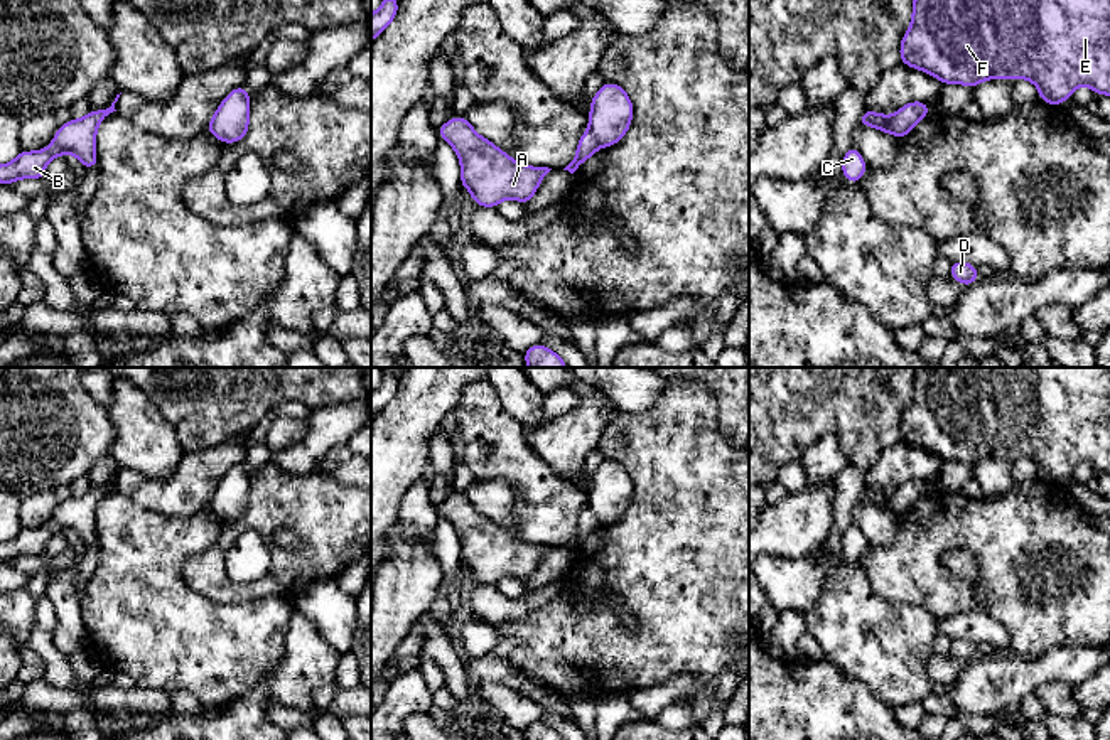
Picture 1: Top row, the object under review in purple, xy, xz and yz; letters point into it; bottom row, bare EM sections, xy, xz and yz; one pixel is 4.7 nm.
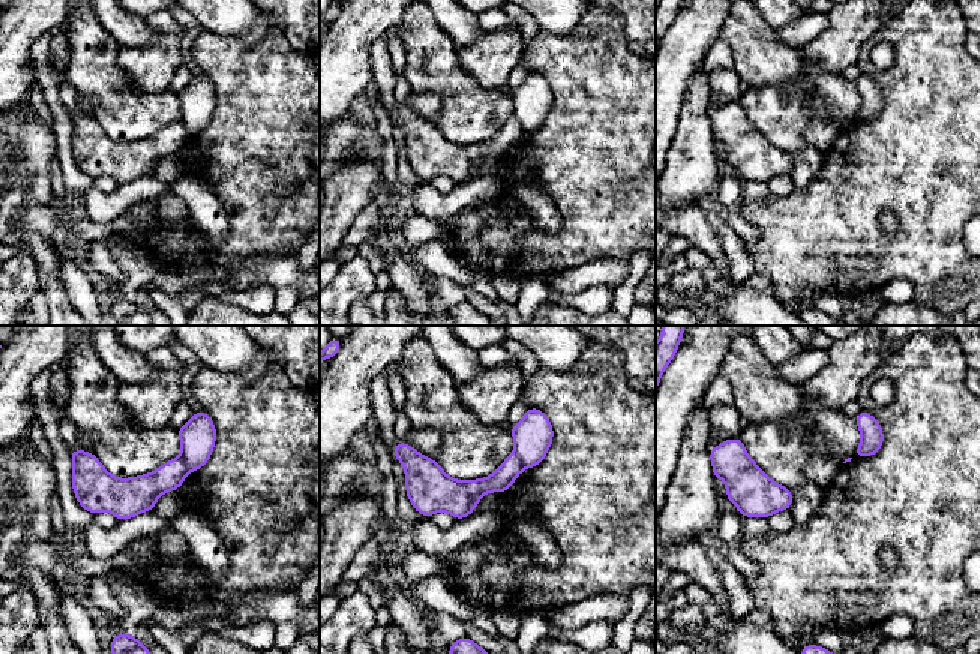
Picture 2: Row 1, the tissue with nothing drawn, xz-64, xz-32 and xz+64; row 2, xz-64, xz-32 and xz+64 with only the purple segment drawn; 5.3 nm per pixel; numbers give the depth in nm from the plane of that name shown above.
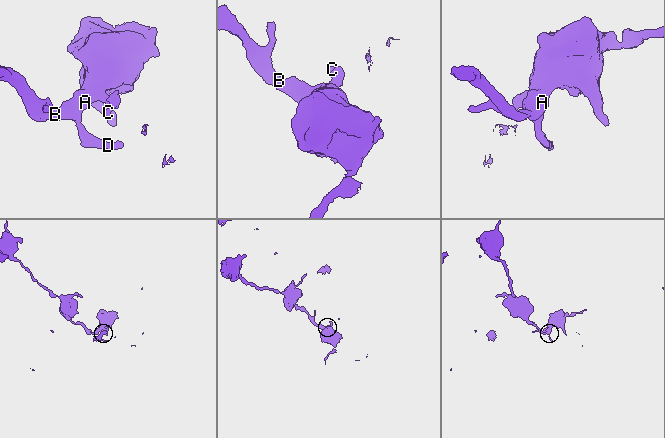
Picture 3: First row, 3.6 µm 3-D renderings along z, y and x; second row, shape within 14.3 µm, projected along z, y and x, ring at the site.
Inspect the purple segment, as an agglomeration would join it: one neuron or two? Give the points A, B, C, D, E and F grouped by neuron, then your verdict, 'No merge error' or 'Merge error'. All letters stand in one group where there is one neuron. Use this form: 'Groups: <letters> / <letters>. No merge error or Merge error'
Groups: A B D E F / C. Merge error

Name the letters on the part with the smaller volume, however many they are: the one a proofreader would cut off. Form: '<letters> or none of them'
C

